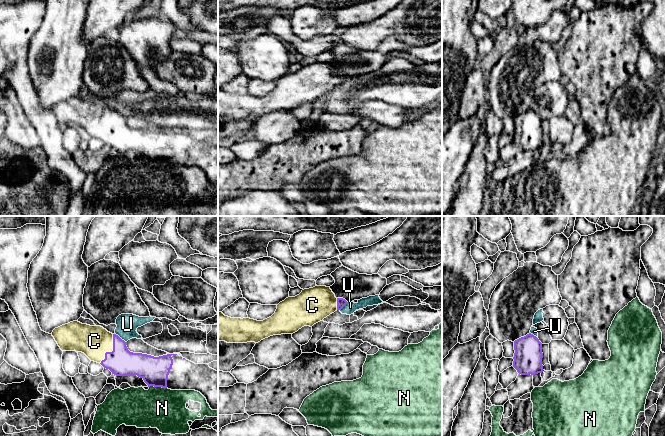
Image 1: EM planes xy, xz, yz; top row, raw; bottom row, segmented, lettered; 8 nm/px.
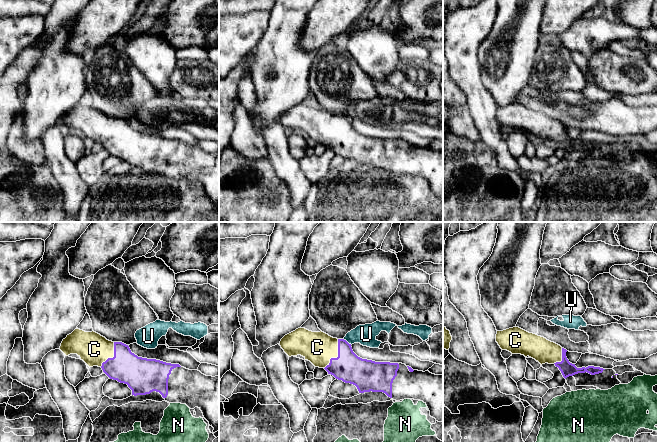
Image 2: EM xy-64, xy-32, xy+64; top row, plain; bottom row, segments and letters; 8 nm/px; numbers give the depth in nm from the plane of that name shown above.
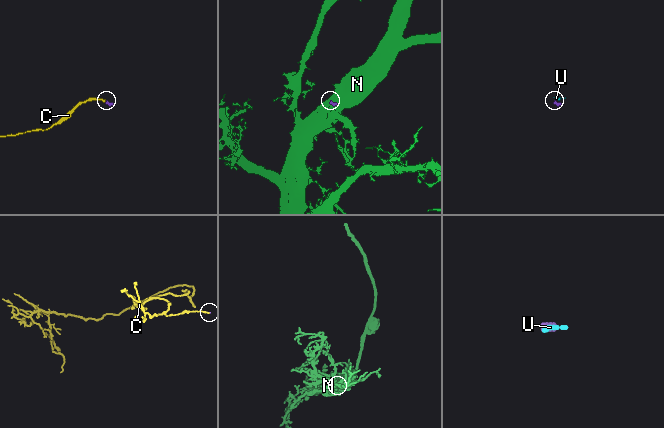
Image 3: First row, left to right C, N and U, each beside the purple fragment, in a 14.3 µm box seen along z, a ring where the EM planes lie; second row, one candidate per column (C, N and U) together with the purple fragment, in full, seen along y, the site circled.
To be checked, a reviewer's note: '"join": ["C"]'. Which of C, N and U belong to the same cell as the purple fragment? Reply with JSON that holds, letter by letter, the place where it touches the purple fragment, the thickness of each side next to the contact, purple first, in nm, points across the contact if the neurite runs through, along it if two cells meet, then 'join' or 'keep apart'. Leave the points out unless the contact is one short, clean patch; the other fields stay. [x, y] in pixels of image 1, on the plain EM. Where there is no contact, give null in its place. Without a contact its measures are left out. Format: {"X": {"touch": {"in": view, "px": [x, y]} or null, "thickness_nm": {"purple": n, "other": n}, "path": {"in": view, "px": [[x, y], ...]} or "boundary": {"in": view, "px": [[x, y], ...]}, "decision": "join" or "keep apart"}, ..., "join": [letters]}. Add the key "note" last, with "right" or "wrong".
{"C": {"touch": {"in": "xy", "px": [112, 127]}, "thickness_nm": {"purple": 220, "other": 260}, "path": {"in": "xy", "px": [[121, 138], [112, 127], [94, 117]]}, "decision": "join"}, "N": {"touch": {"in": "xy", "px": [158, 162]}, "thickness_nm": {"purple": 220, "other": 340}, "boundary": {"in": "xy", "px": [[149, 162], [166, 164]]}, "decision": "keep apart"}, "U": {"touch": {"in": "xy", "px": [119, 113]}, "thickness_nm": {"purple": 220, "other": 170}, "boundary": {"in": "xy", "px": [[115, 109], [125, 118]]}, "decision": "keep apart"}, "join": ["C"], "note": "right"}

